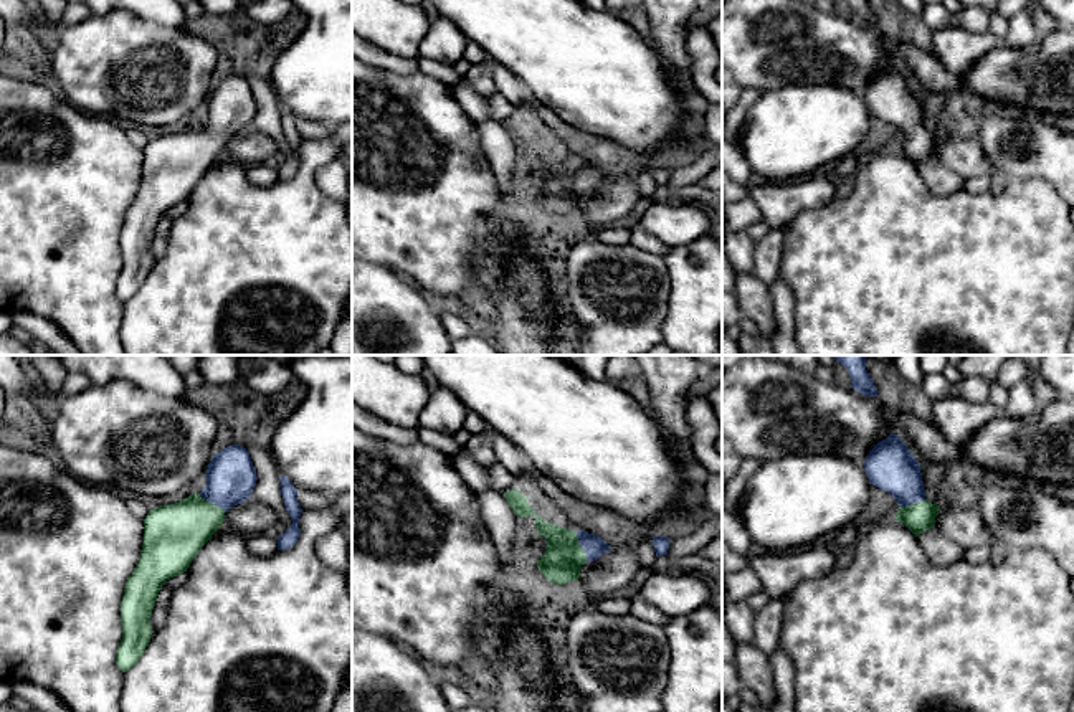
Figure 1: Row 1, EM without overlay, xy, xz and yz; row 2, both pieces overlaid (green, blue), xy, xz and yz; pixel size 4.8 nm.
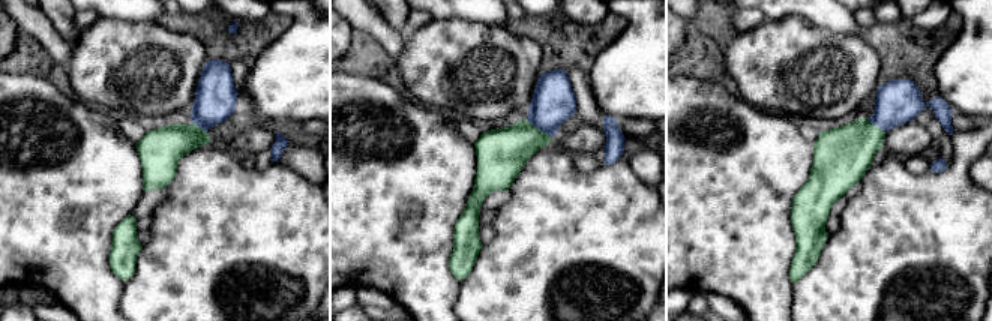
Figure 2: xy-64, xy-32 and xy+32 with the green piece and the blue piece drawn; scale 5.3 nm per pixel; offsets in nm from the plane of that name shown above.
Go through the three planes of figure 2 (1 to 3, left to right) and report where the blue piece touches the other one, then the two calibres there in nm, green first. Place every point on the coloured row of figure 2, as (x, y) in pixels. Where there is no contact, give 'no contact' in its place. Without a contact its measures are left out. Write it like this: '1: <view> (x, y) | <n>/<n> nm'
1: xy-64 (200, 128) | 240/220 nm
2: xy-32 (539, 129) | 260/220 nm
3: xy+32 (874, 125) | 300/240 nm

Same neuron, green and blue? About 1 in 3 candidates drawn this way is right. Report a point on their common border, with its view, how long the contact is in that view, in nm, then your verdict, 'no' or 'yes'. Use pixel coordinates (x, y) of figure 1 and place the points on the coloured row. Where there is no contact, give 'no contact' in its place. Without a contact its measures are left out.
meets green in xz at (580, 547); contact 160 nm long; yes

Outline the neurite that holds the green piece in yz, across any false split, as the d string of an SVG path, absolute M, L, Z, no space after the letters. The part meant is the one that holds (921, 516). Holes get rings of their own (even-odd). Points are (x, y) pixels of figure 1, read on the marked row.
M897 434L879 441L866 456L869 484L889 492L899 504L896 520L915 537L935 525L940 506L925 499L920 463Z

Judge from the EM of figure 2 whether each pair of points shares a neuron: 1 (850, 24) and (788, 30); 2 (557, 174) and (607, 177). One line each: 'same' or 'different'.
1: different
2: same

